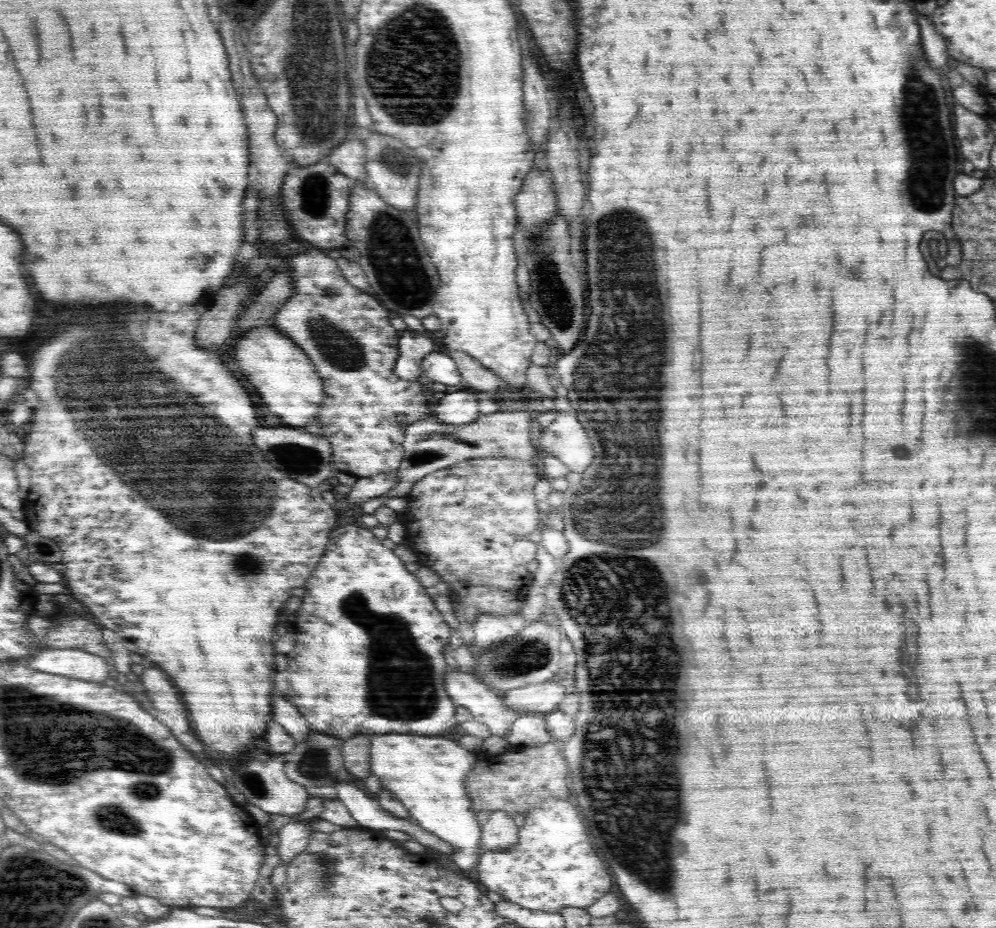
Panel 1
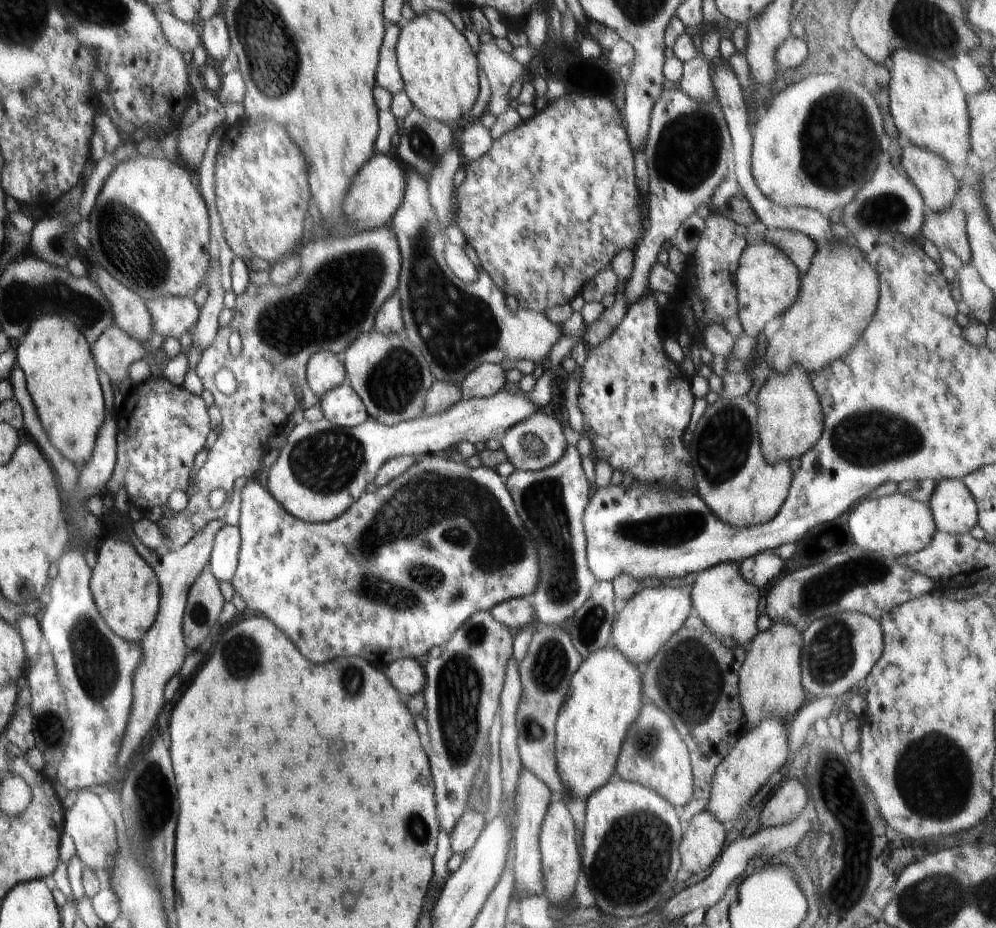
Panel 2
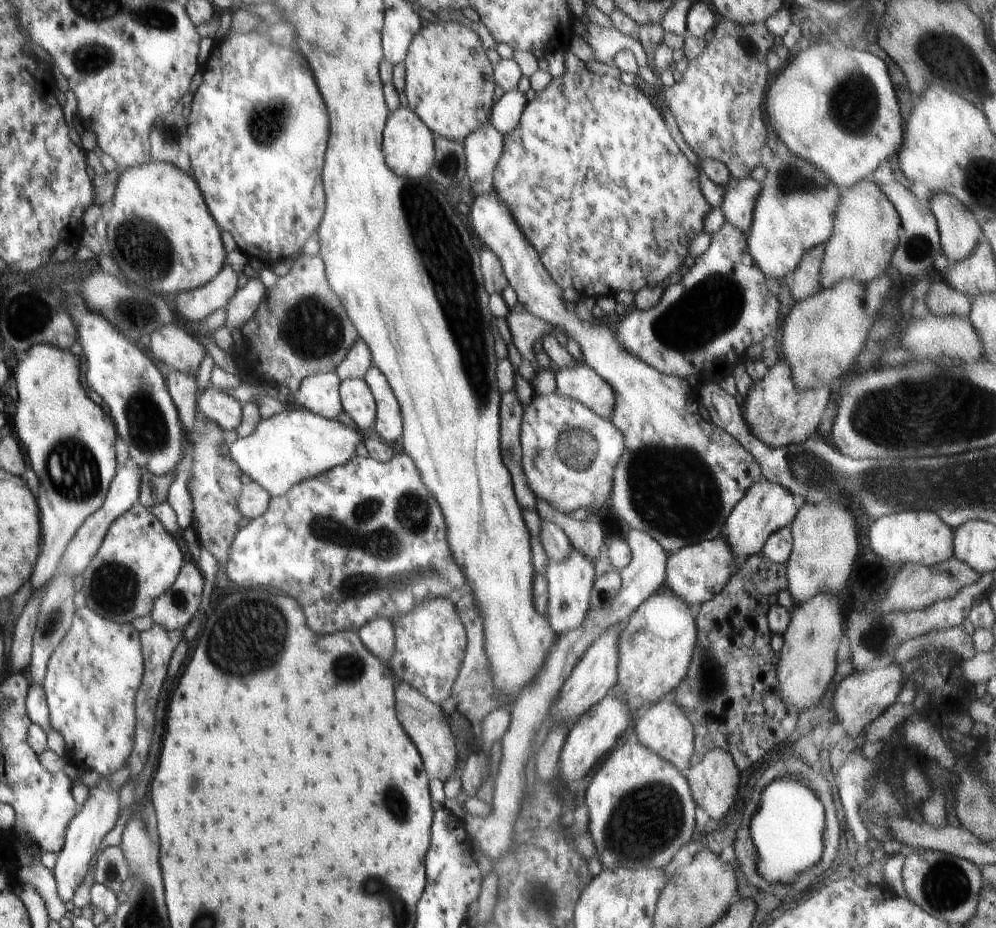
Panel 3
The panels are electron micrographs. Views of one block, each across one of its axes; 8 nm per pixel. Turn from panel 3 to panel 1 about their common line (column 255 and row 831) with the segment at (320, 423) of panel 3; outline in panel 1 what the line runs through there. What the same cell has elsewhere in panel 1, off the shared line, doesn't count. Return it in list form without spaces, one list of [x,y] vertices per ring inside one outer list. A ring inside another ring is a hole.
[[[388,733],[374,735],[371,740],[372,746],[370,746],[369,760],[371,774],[373,774],[380,781],[380,784],[383,786],[383,788],[389,790],[395,796],[395,798],[405,806],[409,815],[416,820],[418,825],[422,826],[422,828],[426,829],[428,832],[432,831],[432,833],[442,838],[442,840],[450,843],[450,845],[454,845],[454,854],[452,854],[450,857],[452,866],[459,872],[462,872],[462,874],[475,879],[475,868],[478,864],[480,855],[482,854],[479,842],[483,829],[482,826],[478,825],[476,811],[472,811],[471,800],[465,789],[465,778],[469,773],[469,770],[474,766],[476,756],[475,752],[469,752],[468,750],[461,748],[457,742],[448,740],[448,738],[440,738],[440,736],[434,736],[434,738],[422,738],[422,734]]]

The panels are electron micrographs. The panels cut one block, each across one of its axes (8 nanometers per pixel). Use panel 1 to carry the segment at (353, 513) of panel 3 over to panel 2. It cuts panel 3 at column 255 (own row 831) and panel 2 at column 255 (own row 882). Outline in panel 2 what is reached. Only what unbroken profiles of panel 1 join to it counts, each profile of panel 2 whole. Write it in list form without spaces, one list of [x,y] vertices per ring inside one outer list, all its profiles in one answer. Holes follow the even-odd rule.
[[[445,453],[422,456],[388,484],[376,487],[374,492],[364,491],[342,516],[327,523],[307,523],[294,518],[274,500],[268,489],[260,485],[258,478],[248,480],[247,486],[241,491],[241,496],[240,522],[237,524],[241,536],[241,549],[237,569],[231,580],[232,586],[235,593],[244,600],[246,607],[258,614],[264,614],[268,620],[274,622],[274,626],[278,626],[296,644],[302,656],[308,658],[310,662],[322,664],[338,656],[360,656],[366,662],[372,662],[372,666],[380,668],[380,664],[396,659],[424,661],[433,646],[444,648],[460,625],[466,622],[473,612],[489,611],[494,605],[511,598],[530,598],[539,586],[543,572],[539,550],[533,539],[534,527],[527,525],[519,517],[503,478],[488,467],[471,469],[464,463],[453,462],[447,459]]]

